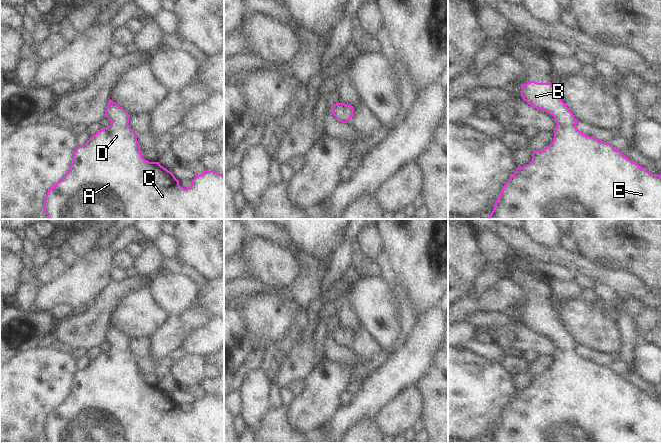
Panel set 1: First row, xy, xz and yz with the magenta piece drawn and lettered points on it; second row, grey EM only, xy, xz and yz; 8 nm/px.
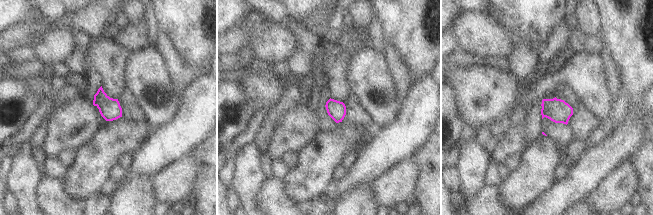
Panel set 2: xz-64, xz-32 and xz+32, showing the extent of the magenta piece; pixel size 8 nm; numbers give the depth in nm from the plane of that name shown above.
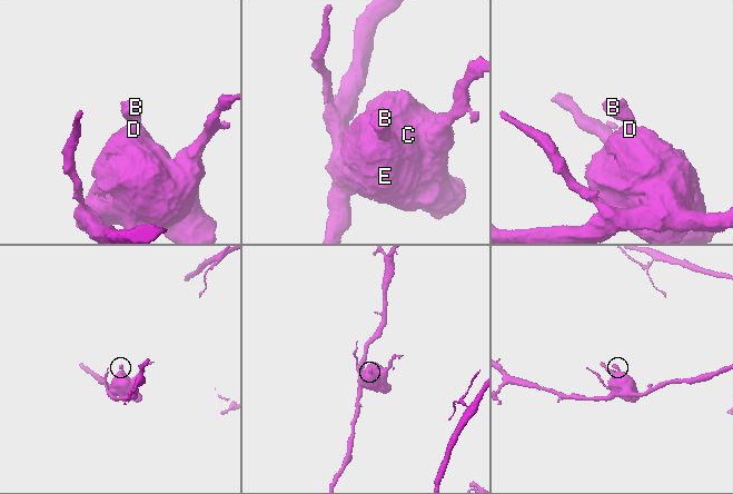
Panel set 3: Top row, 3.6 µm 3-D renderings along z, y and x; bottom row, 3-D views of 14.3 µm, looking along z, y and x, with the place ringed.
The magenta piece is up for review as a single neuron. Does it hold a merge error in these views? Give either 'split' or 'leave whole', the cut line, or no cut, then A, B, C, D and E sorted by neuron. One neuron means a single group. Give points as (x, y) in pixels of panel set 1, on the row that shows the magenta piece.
leave whole | no cut | A B C D E

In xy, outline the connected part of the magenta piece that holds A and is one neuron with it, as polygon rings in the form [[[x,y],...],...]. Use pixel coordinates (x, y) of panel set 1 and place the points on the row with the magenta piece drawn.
[[[111,99],[105,111],[111,124],[101,128],[96,134],[83,145],[77,147],[73,152],[71,166],[65,176],[58,181],[46,194],[43,209],[47,219],[224,219],[224,175],[205,170],[200,175],[195,175],[192,184],[187,189],[179,185],[179,180],[172,172],[161,166],[159,162],[149,162],[145,160],[140,152],[140,145],[137,141],[137,134],[129,126],[129,114],[122,107]]]

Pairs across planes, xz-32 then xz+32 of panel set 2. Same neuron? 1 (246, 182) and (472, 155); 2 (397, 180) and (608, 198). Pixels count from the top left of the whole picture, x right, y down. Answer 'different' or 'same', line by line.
1: same
2: same

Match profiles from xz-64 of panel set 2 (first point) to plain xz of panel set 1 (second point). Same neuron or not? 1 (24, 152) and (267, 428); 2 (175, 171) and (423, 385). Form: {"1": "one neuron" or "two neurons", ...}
{"1": "two neurons", "2": "two neurons"}

